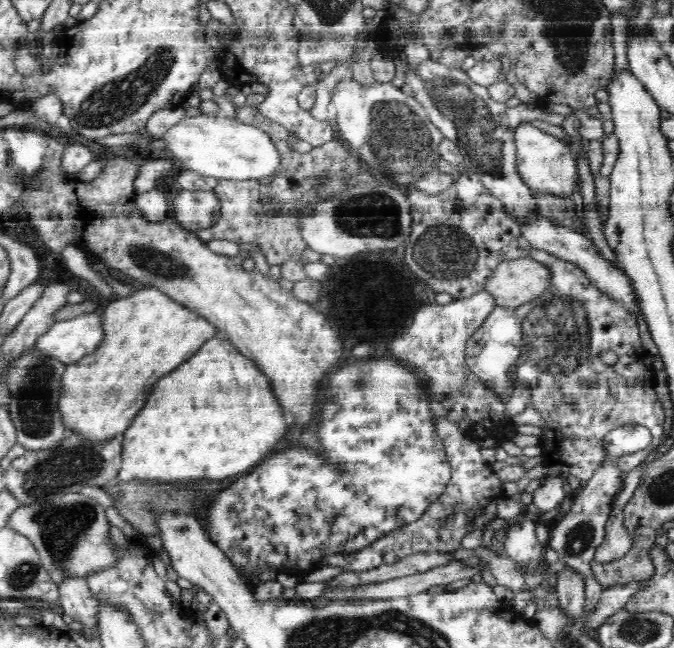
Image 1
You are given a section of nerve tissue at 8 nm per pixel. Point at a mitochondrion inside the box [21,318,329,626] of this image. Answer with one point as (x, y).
(62, 523)

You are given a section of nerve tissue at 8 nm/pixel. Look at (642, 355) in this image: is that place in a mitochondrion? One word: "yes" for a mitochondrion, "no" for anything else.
no

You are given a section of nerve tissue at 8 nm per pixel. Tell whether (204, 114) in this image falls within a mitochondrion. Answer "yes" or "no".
no

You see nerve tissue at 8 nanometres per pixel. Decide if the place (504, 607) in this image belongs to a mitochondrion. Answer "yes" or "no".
no

